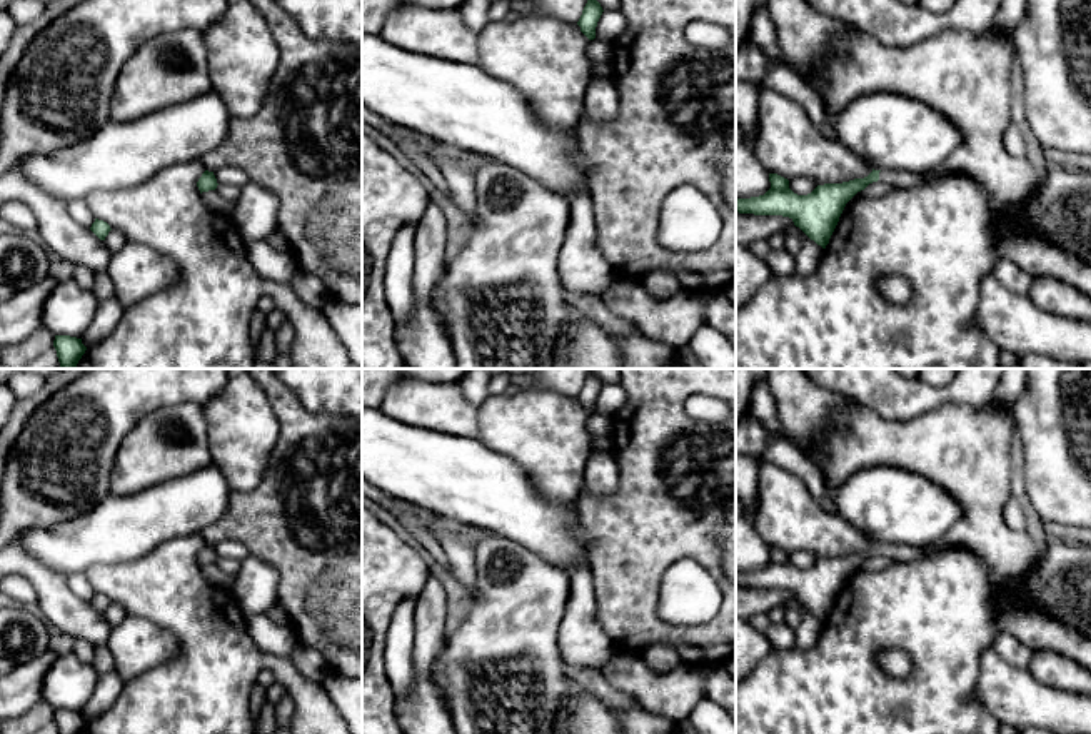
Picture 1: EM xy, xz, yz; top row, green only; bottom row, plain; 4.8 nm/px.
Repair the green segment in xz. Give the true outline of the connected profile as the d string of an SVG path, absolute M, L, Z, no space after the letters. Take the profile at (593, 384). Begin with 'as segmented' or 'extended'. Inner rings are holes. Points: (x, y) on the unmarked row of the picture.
as segmented; M591 369L584 384L582 384L582 389L577 395L577 399L581 400L581 405L589 414L596 412L596 400L597 400L597 395L599 395L602 385L604 384L602 384L601 377Z

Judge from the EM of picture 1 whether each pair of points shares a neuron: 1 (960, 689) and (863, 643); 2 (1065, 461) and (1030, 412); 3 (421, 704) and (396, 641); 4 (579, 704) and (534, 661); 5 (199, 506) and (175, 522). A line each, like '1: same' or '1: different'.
1: same
2: same
3: different
4: different
5: same

